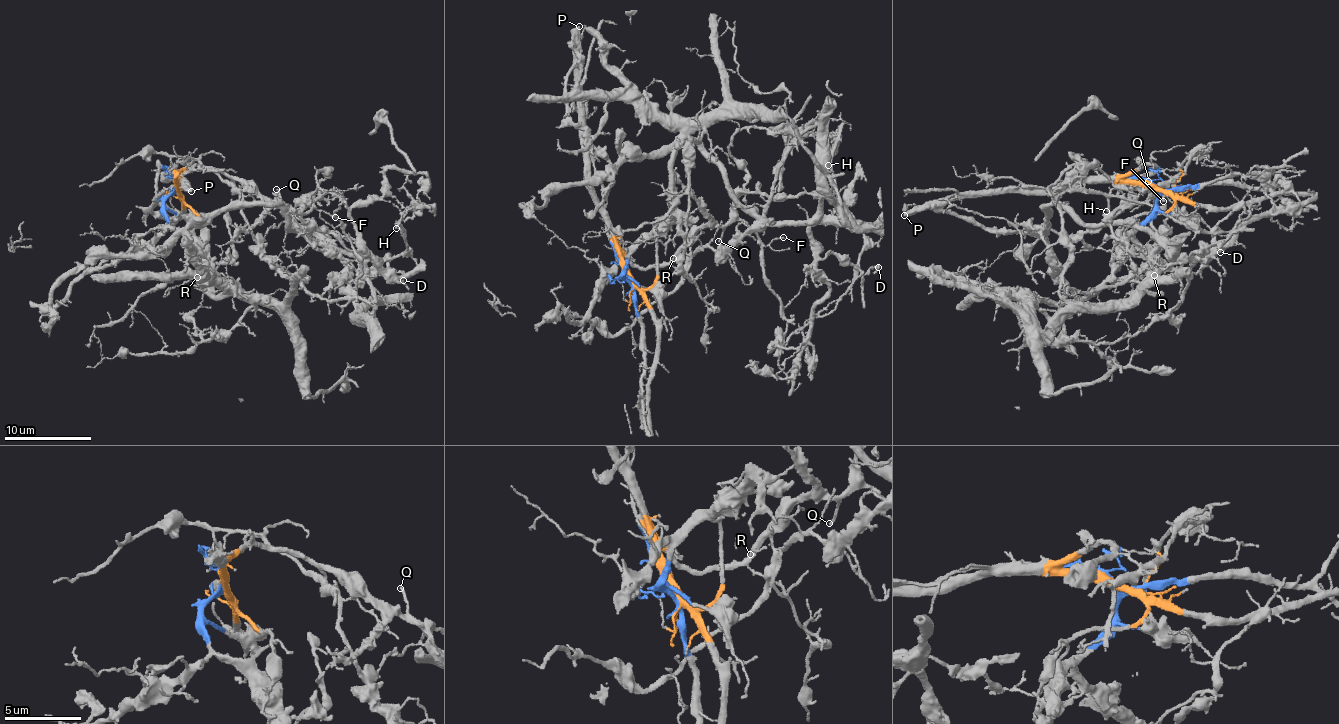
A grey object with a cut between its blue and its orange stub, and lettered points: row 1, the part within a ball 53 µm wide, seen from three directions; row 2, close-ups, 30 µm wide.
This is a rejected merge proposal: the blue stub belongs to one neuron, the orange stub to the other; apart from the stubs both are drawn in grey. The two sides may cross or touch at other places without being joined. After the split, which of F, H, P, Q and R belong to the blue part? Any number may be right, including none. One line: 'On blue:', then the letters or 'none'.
On blue: R

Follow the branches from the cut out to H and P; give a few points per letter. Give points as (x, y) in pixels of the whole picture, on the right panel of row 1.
H: (1156, 188), (1128, 177), (1158, 164), (1114, 217), (1170, 253), (1194, 236), (1183, 221), (1112, 196), (1106, 212)
P: (1156, 188), (1116, 181), (1072, 182), (1055, 191), (1004, 190), (934, 200), (914, 206), (903, 215)

